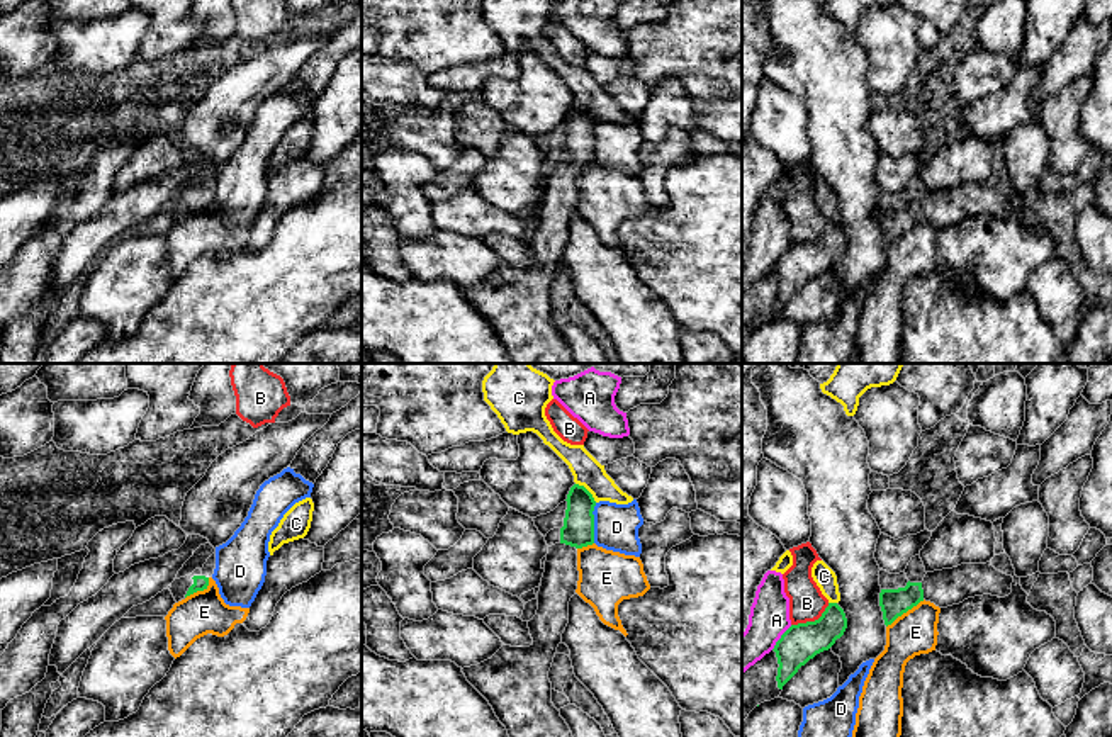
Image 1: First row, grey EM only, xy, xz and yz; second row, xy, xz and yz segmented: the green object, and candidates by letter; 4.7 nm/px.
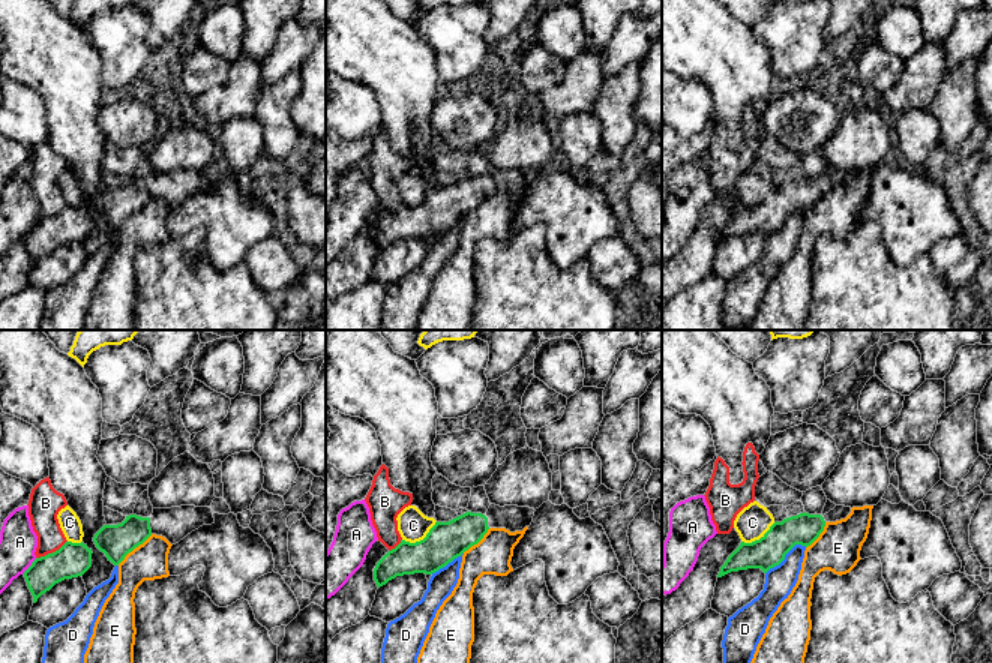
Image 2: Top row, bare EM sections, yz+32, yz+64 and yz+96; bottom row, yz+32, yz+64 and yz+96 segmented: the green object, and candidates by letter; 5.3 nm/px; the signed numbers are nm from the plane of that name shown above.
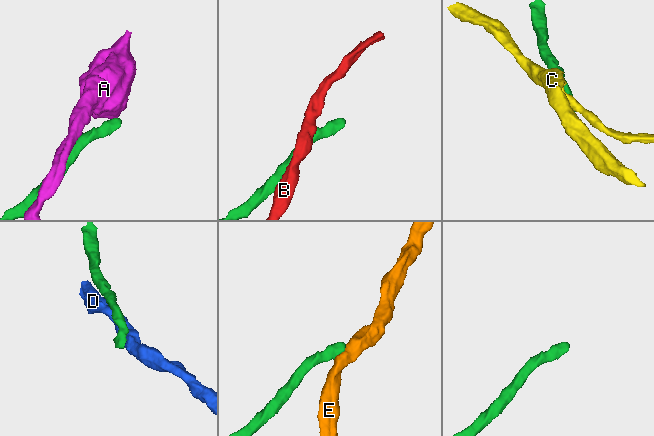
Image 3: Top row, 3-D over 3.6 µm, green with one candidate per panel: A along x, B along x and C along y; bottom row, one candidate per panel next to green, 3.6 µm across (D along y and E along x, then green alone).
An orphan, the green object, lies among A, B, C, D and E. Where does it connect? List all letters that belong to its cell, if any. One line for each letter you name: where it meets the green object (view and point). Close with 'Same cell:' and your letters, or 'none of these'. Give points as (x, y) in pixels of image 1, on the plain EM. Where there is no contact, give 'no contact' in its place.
Same cell: none of these

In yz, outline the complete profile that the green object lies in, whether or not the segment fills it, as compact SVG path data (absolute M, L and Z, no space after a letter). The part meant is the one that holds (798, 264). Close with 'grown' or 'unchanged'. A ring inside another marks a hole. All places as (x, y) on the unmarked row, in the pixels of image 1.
M828 222L815 241L791 245L774 265L778 277L778 307L783 306L817 273L828 270L844 255L847 238L837 222Z; unchanged

